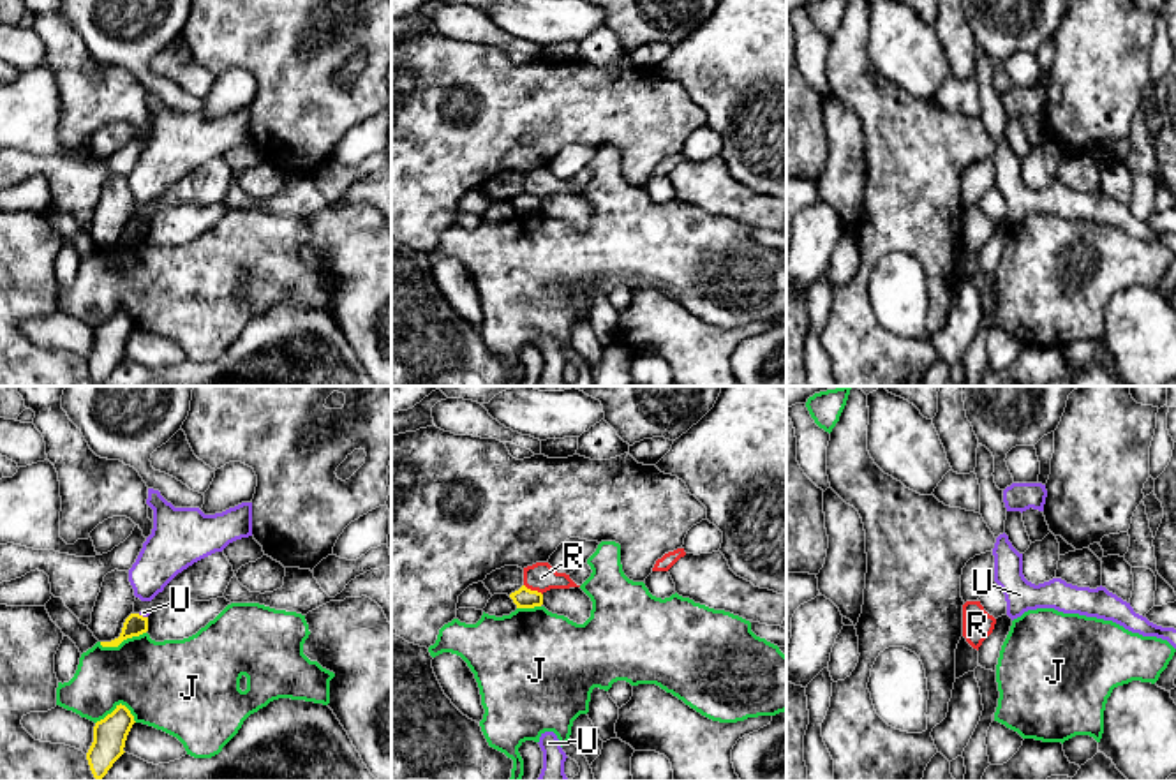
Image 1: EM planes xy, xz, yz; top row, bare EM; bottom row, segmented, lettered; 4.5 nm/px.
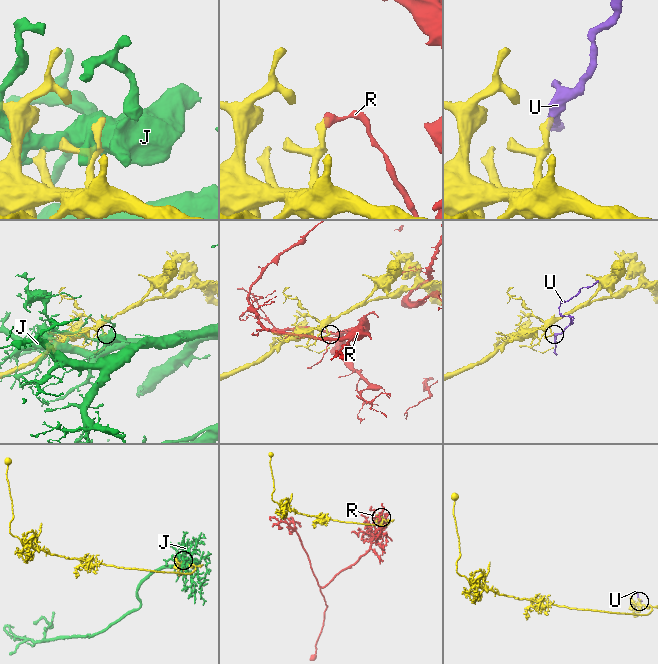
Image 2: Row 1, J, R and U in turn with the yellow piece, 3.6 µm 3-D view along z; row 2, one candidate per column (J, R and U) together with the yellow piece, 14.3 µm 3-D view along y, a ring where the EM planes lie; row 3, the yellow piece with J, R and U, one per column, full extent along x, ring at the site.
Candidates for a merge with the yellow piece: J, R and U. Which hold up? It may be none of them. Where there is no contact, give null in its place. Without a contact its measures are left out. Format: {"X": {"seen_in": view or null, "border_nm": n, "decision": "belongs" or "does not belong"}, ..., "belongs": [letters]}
{"J": {"seen_in": "xy", "border_nm": 220, "decision": "does not belong"}, "R": {"seen_in": "xz", "border_nm": 100, "decision": "does not belong"}, "U": {"seen_in": "xy", "border_nm": 50, "decision": "does not belong"}, "belongs": []}

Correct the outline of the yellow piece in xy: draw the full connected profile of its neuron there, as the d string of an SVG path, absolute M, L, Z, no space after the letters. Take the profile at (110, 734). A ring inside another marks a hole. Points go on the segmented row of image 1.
M122 703L104 719L95 723L93 742L86 753L95 781L100 781L113 763L125 753L125 740L134 723L134 716Z

